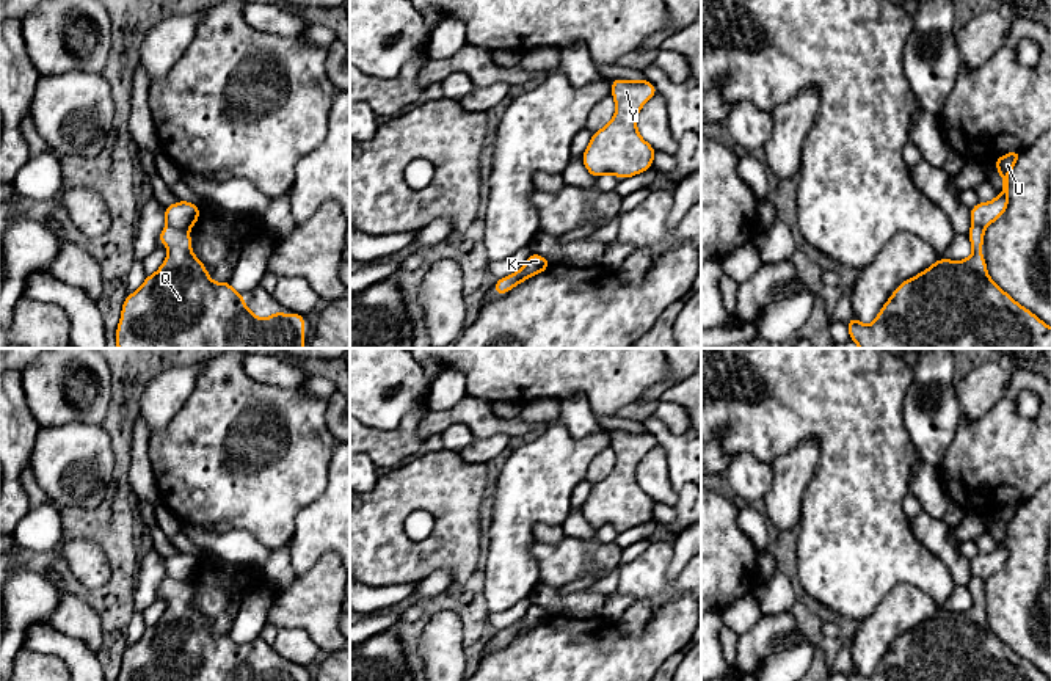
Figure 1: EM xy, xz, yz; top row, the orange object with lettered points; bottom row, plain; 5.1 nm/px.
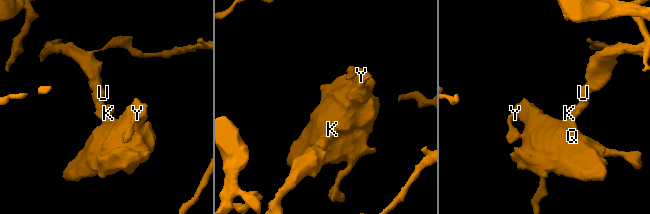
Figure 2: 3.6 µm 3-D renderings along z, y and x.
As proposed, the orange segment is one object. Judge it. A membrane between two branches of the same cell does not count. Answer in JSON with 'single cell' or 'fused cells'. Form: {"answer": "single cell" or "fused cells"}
{"answer": "fused cells"}

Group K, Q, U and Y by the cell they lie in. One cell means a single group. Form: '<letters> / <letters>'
K U / Q Y

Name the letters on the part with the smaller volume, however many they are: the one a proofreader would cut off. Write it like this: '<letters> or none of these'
Q, Y

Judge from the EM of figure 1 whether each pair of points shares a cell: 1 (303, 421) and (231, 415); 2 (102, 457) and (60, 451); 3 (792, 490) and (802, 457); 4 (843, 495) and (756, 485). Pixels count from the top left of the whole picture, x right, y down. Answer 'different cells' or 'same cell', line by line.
1: same cell
2: same cell
3: same cell
4: different cells

